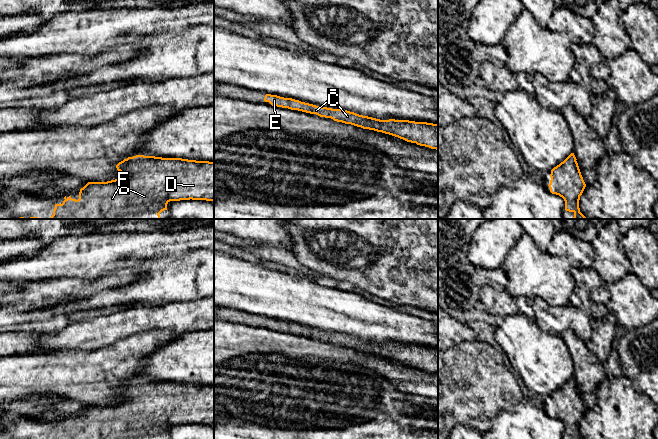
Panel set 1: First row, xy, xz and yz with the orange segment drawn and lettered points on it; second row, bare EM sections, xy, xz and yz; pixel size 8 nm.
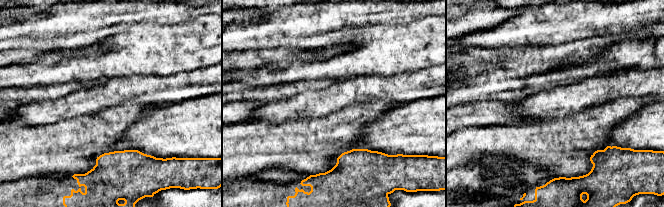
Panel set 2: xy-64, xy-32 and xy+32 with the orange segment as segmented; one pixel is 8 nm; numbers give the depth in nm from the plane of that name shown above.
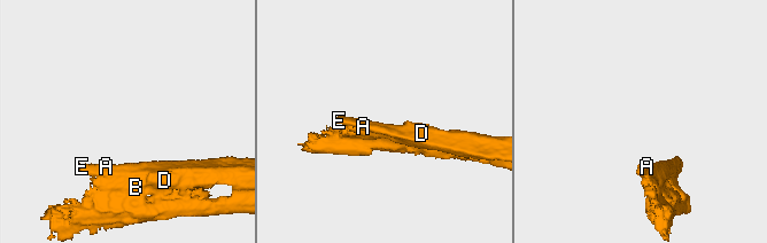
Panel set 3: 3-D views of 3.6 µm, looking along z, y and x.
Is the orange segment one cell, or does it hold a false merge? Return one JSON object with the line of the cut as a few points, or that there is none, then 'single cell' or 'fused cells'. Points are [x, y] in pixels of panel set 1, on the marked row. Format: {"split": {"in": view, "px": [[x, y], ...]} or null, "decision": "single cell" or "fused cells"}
{"split": null, "decision": "single cell"}

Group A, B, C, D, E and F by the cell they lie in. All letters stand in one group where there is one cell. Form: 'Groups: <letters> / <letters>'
Groups: A B C D E F

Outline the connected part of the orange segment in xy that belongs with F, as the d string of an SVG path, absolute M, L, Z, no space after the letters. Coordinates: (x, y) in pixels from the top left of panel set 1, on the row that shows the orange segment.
M136 155L128 157L116 165L118 171L122 173L122 176L107 182L88 182L83 188L80 189L79 199L72 199L65 196L62 204L55 204L53 215L49 219L161 219L160 213L167 210L167 204L170 201L180 200L206 200L214 201L214 162L209 161L196 161L182 158L162 158L155 156Z

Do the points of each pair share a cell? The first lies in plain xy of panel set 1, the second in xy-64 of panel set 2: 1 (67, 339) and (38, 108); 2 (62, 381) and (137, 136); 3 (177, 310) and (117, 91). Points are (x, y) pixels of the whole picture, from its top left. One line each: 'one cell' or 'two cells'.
1: one cell
2: two cells
3: one cell

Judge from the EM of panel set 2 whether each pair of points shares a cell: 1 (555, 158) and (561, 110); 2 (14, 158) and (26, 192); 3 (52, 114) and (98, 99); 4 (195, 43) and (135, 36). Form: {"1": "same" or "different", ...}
{"1": "different", "2": "different", "3": "same", "4": "same"}

